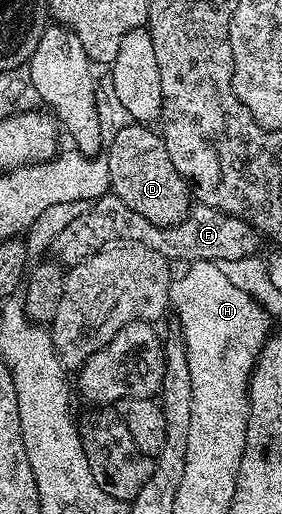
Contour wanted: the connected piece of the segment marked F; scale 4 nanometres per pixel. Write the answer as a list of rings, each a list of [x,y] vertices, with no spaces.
[[[110,192],[96,199],[89,205],[87,212],[83,212],[83,216],[75,216],[75,220],[71,220],[71,224],[67,224],[67,228],[63,228],[59,236],[55,236],[51,254],[62,267],[68,268],[78,266],[106,246],[123,242],[137,242],[141,246],[151,248],[151,252],[159,252],[159,256],[169,259],[170,263],[188,264],[252,258],[258,253],[257,249],[260,248],[261,242],[263,243],[263,238],[250,222],[200,204],[194,205],[189,215],[179,224],[151,224],[151,220],[139,216],[135,208],[127,208],[123,200],[119,200]]]

